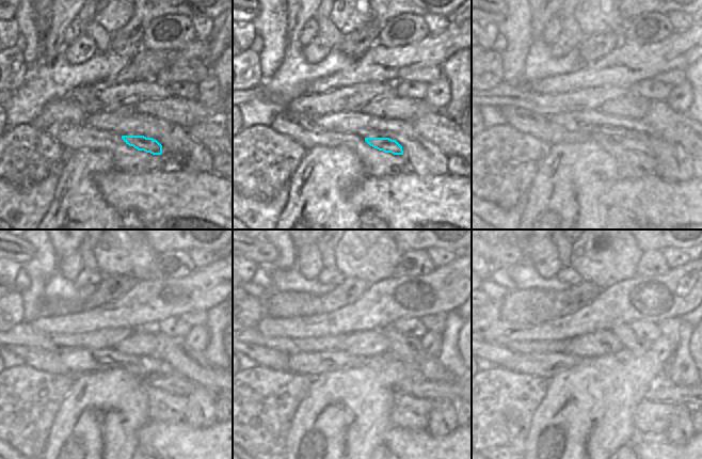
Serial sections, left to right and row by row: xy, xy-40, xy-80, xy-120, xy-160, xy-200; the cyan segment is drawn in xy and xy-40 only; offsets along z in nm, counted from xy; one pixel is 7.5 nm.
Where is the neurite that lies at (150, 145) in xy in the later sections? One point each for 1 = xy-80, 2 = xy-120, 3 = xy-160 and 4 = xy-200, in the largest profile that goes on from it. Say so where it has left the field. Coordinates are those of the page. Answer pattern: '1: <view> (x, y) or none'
1: xy-80 (633, 144)
2: xy-120 (175, 384)
3: xy-160 (417, 386)
4: xy-200 (664, 391)

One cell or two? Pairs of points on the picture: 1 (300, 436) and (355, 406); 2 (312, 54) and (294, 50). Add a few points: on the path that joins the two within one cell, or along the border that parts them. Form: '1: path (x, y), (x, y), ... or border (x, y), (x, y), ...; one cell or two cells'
1: path (313, 426), (336, 425), (341, 420); one cell
2: border (302, 48), (308, 62), (318, 62), (328, 52); two cells

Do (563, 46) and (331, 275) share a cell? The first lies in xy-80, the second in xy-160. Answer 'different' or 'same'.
same

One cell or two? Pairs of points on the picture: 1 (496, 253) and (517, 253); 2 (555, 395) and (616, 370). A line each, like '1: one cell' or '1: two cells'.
1: one cell
2: one cell

